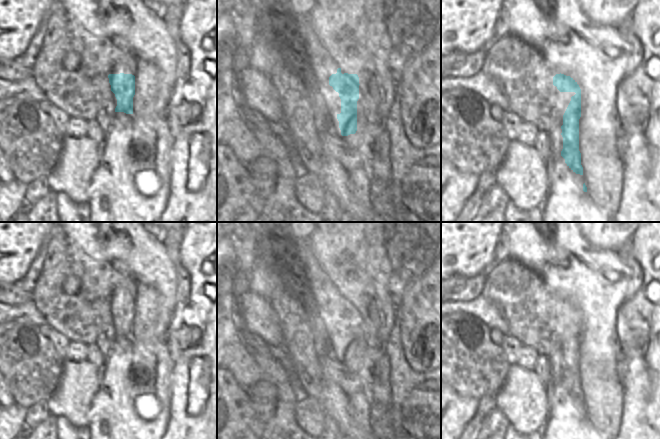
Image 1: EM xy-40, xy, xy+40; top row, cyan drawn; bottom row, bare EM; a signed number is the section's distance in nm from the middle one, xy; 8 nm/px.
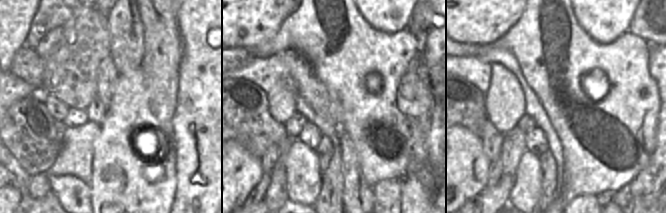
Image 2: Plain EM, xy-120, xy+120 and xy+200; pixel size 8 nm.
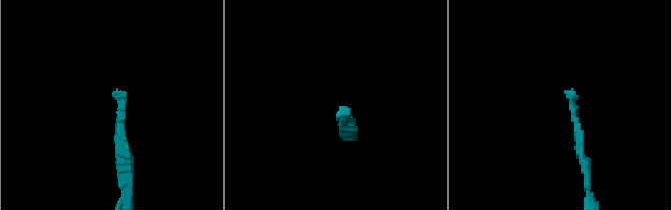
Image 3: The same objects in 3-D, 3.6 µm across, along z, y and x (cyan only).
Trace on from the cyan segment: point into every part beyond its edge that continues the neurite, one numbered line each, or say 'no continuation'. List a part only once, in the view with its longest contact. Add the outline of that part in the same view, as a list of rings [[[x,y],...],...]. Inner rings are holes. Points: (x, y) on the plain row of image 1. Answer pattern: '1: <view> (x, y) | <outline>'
1: xy-40 (126, 286) | [[[118,260],[112,261],[111,265],[119,273],[119,279],[113,289],[111,298],[124,297],[135,300],[137,297],[137,281],[131,272]]]

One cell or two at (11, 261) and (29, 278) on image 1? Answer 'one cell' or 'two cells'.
two cells

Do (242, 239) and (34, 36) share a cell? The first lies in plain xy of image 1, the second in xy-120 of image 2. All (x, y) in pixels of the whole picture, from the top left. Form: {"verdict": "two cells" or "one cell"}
{"verdict": "two cells"}

